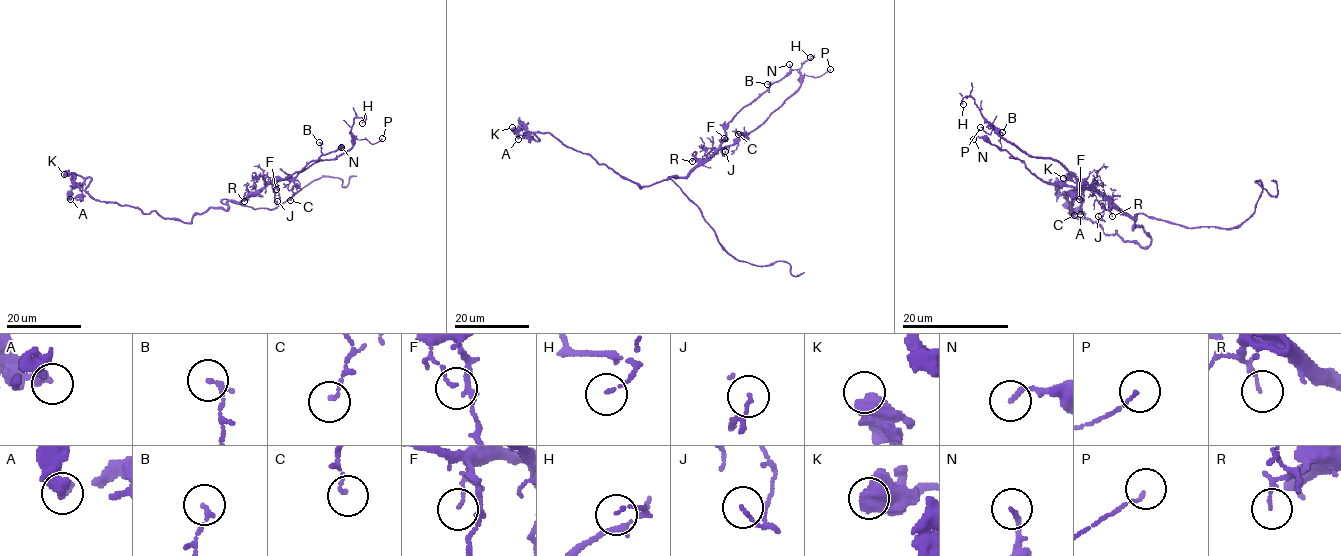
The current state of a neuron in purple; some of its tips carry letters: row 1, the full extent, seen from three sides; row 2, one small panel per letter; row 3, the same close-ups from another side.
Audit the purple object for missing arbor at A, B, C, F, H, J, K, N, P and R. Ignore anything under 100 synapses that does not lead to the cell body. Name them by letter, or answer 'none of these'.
none of these

